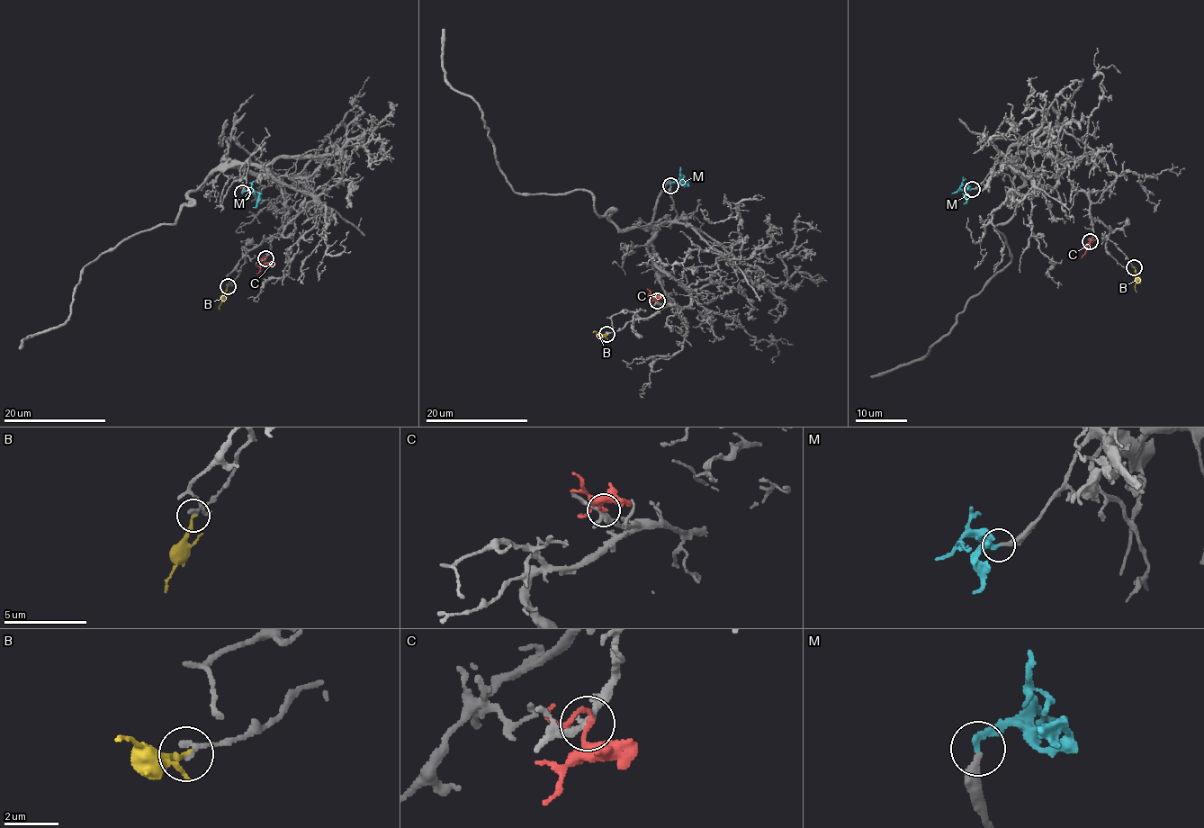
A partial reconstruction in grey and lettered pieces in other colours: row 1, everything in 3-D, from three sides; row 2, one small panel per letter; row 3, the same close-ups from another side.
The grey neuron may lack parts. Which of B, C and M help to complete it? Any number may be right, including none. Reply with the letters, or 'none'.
M

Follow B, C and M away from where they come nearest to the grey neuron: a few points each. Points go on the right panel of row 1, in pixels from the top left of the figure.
B: (1134, 268), (1136, 292)
C: (1091, 241), (1082, 257)
M: (972, 188), (965, 186), (969, 187), (965, 190), (963, 204)

